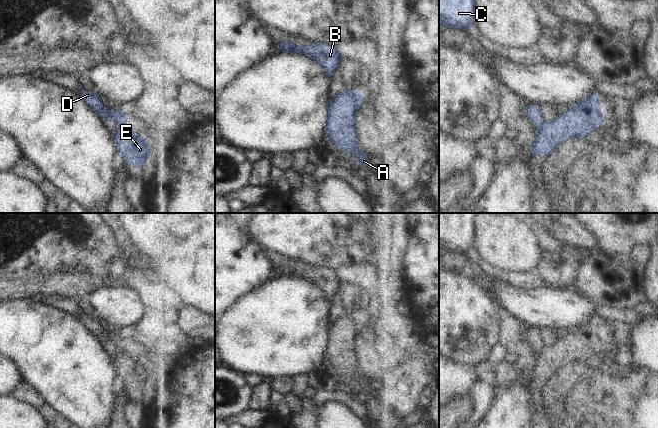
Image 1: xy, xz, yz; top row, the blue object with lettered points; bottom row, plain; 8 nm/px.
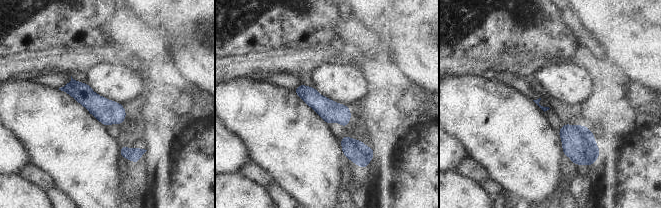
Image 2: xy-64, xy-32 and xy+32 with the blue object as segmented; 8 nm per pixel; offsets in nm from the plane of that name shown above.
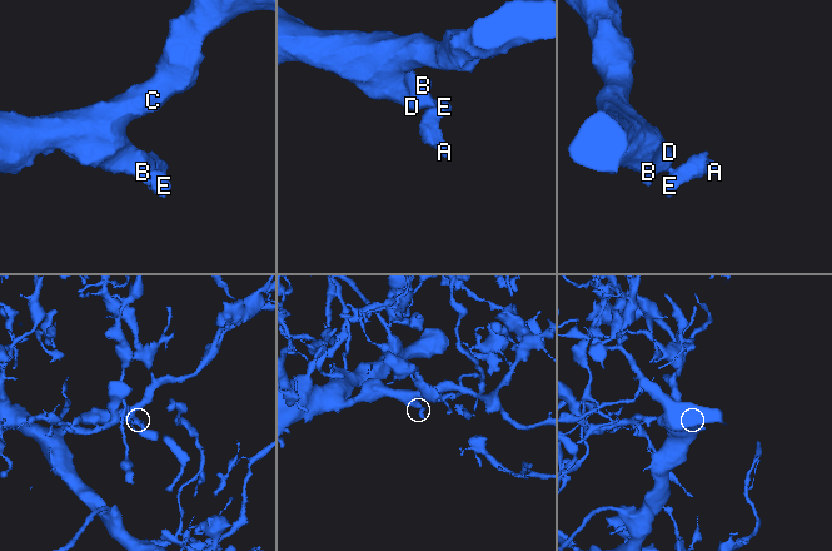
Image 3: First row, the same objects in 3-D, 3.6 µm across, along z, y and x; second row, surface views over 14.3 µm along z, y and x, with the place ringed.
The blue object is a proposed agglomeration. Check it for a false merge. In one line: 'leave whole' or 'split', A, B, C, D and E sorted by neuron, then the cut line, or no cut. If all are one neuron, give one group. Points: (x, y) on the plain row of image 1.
split | A E / B C D | xy (125, 347), (119, 350)

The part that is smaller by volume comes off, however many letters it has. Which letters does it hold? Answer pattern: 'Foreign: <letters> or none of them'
Foreign: A, E

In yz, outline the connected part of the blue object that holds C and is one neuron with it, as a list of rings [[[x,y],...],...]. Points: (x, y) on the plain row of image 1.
[[[439,213],[439,254],[448,251],[473,254],[477,214]]]

